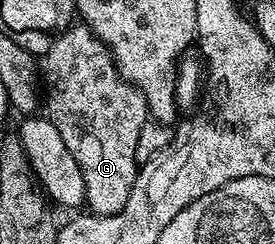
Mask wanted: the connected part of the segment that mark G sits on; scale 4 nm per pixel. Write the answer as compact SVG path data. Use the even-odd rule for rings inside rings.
M71 26L55 35L50 49L40 60L40 80L44 85L45 115L60 130L64 146L68 146L80 174L84 176L85 207L95 216L115 216L124 210L128 194L138 177L140 162L136 158L136 142L140 142L140 126L148 119L146 100L142 92L118 72L109 48L101 44L85 26Z

